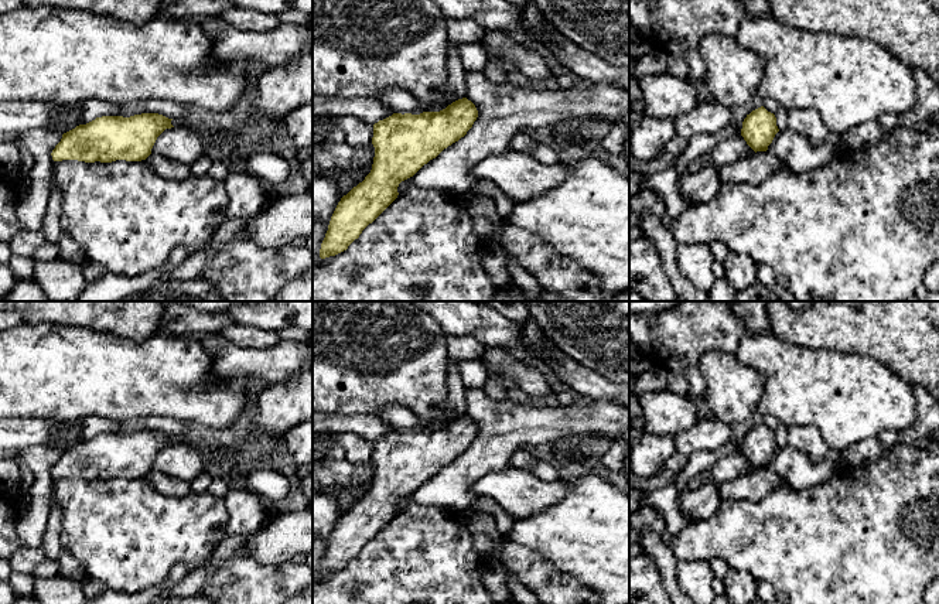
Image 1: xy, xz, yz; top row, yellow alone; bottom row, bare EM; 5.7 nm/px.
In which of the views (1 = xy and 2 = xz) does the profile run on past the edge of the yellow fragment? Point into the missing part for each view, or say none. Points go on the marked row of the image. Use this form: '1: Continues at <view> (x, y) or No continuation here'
1: No continuation here
2: No continuation here

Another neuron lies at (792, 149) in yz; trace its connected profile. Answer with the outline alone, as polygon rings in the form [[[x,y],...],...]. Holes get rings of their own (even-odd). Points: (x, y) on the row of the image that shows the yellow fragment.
[[[785,129],[775,134],[766,151],[772,153],[792,171],[800,174],[824,165],[839,150],[827,141],[813,146],[805,136]]]

